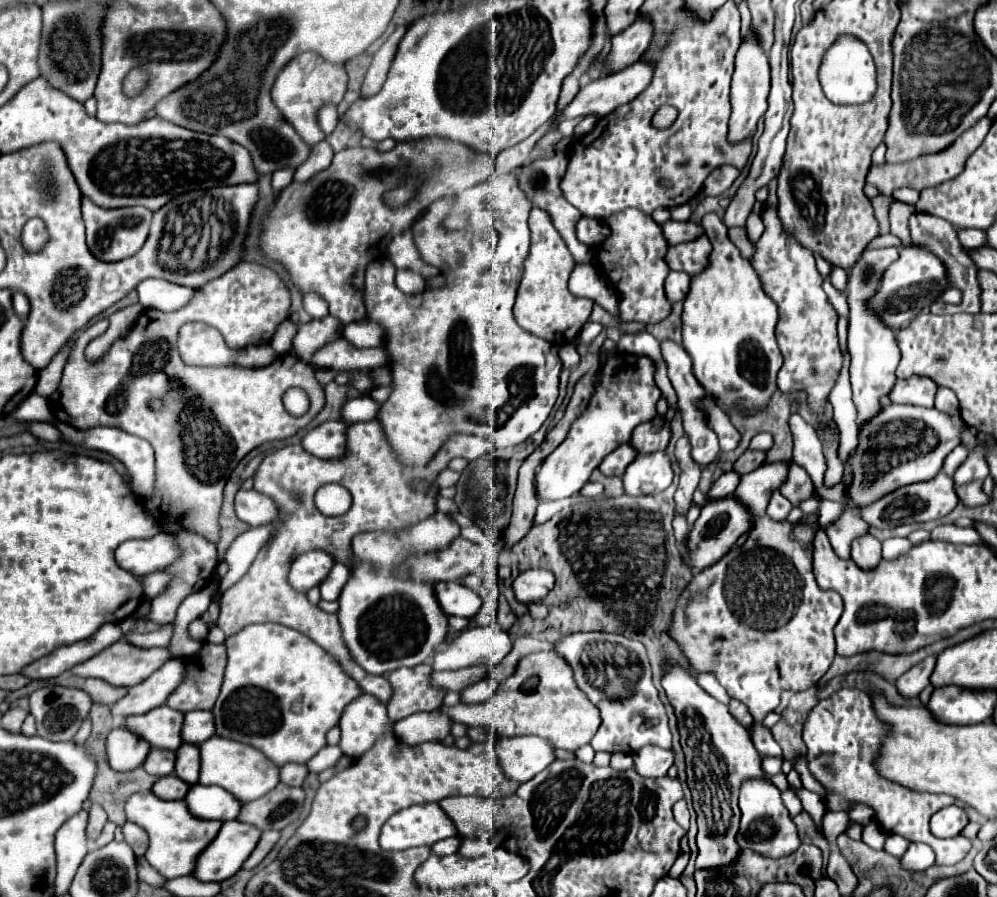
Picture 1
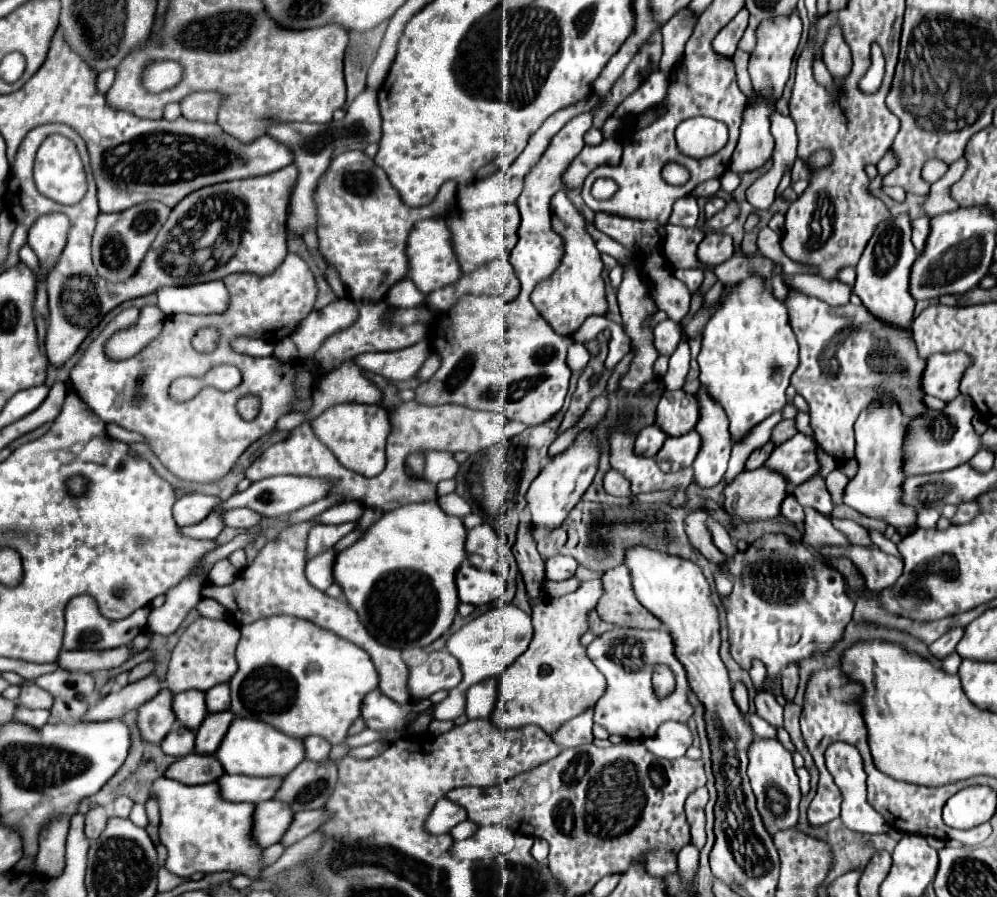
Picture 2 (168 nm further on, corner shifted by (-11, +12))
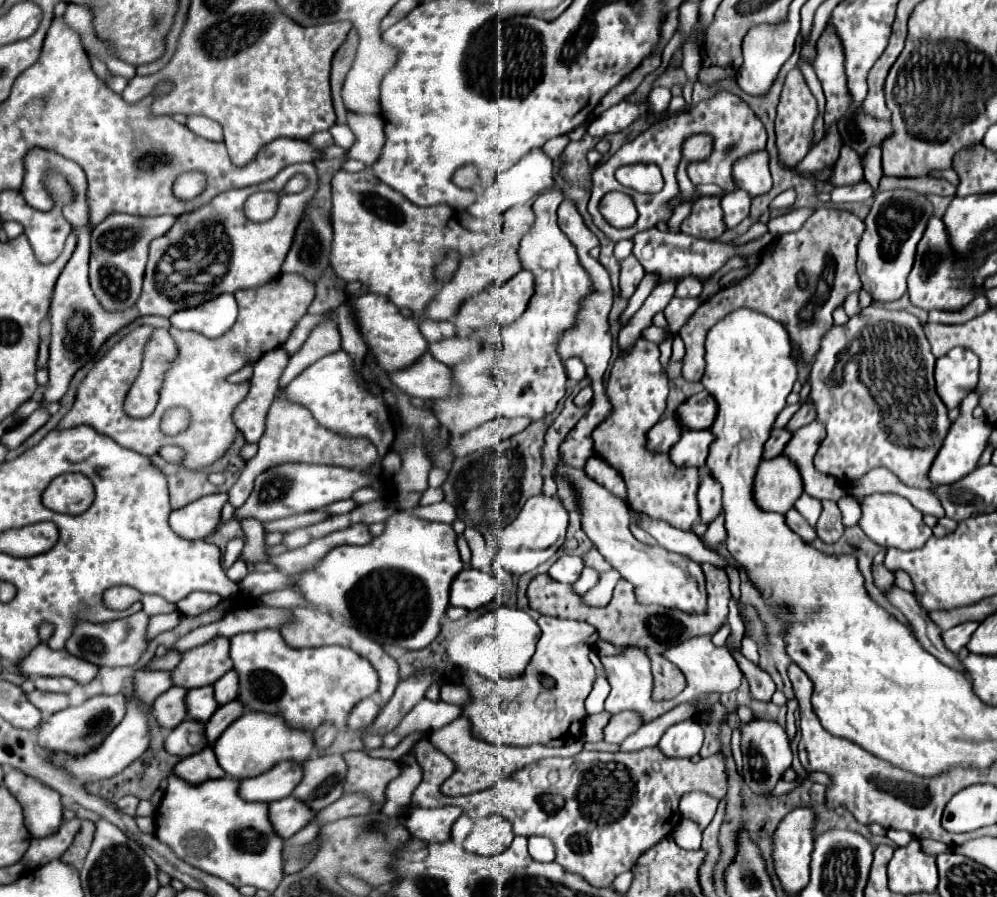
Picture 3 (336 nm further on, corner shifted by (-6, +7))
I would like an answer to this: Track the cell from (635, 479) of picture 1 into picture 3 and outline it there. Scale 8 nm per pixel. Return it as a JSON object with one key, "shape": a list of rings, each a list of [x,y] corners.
{"shape":[[[710,429],[704,431],[684,431],[680,443],[676,443],[676,447],[672,447],[670,451],[670,459],[678,465],[678,467],[704,467],[706,457],[708,457],[708,449],[712,445],[712,441],[716,439],[716,435]]]}

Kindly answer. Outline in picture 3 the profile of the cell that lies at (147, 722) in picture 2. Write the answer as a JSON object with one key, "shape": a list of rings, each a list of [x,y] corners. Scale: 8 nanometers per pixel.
{"shape":[[[172,687],[154,701],[154,717],[162,727],[174,729],[180,721],[188,717],[186,701],[184,701],[186,693],[188,689],[184,687]]]}

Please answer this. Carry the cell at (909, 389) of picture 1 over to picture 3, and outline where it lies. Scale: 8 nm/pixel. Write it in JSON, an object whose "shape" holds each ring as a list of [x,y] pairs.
{"shape":[[[956,347],[936,359],[936,389],[948,409],[954,409],[978,385],[978,359],[972,351]]]}

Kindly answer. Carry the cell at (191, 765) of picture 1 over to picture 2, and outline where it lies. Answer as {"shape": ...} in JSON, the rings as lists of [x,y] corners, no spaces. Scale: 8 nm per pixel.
{"shape":[[[229,710],[225,714],[209,714],[197,730],[195,752],[197,754],[215,754],[233,718],[235,716]]]}

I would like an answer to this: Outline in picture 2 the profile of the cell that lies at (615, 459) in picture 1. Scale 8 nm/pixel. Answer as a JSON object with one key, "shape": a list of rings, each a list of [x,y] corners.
{"shape":[[[647,426],[643,428],[637,438],[635,438],[635,454],[637,456],[649,456],[653,458],[657,454],[657,450],[663,446],[665,442],[665,432],[659,426]]]}

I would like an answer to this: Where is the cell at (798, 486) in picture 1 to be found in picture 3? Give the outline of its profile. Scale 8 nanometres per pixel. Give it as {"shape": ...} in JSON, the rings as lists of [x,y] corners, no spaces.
{"shape":[[[824,501],[824,511],[816,523],[818,537],[824,543],[836,543],[844,535],[844,525],[842,525],[842,515],[836,503]]]}

